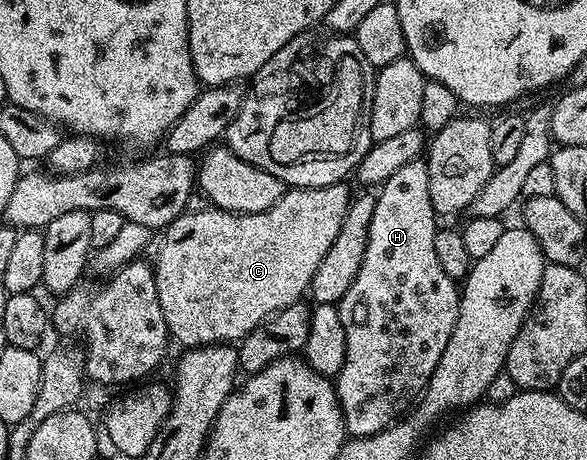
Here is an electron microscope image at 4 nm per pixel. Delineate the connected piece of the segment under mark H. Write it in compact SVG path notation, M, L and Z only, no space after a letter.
M418 158L407 162L407 166L399 166L399 170L380 185L376 198L375 218L371 218L363 266L359 266L359 274L355 274L355 282L351 282L351 290L343 294L337 305L345 335L345 364L335 378L335 387L345 430L350 437L374 436L388 428L410 407L409 399L413 395L416 397L428 384L457 321L459 288L450 276L443 274L443 266L439 266L439 257L435 254L439 217L431 206L429 175L424 159Z

